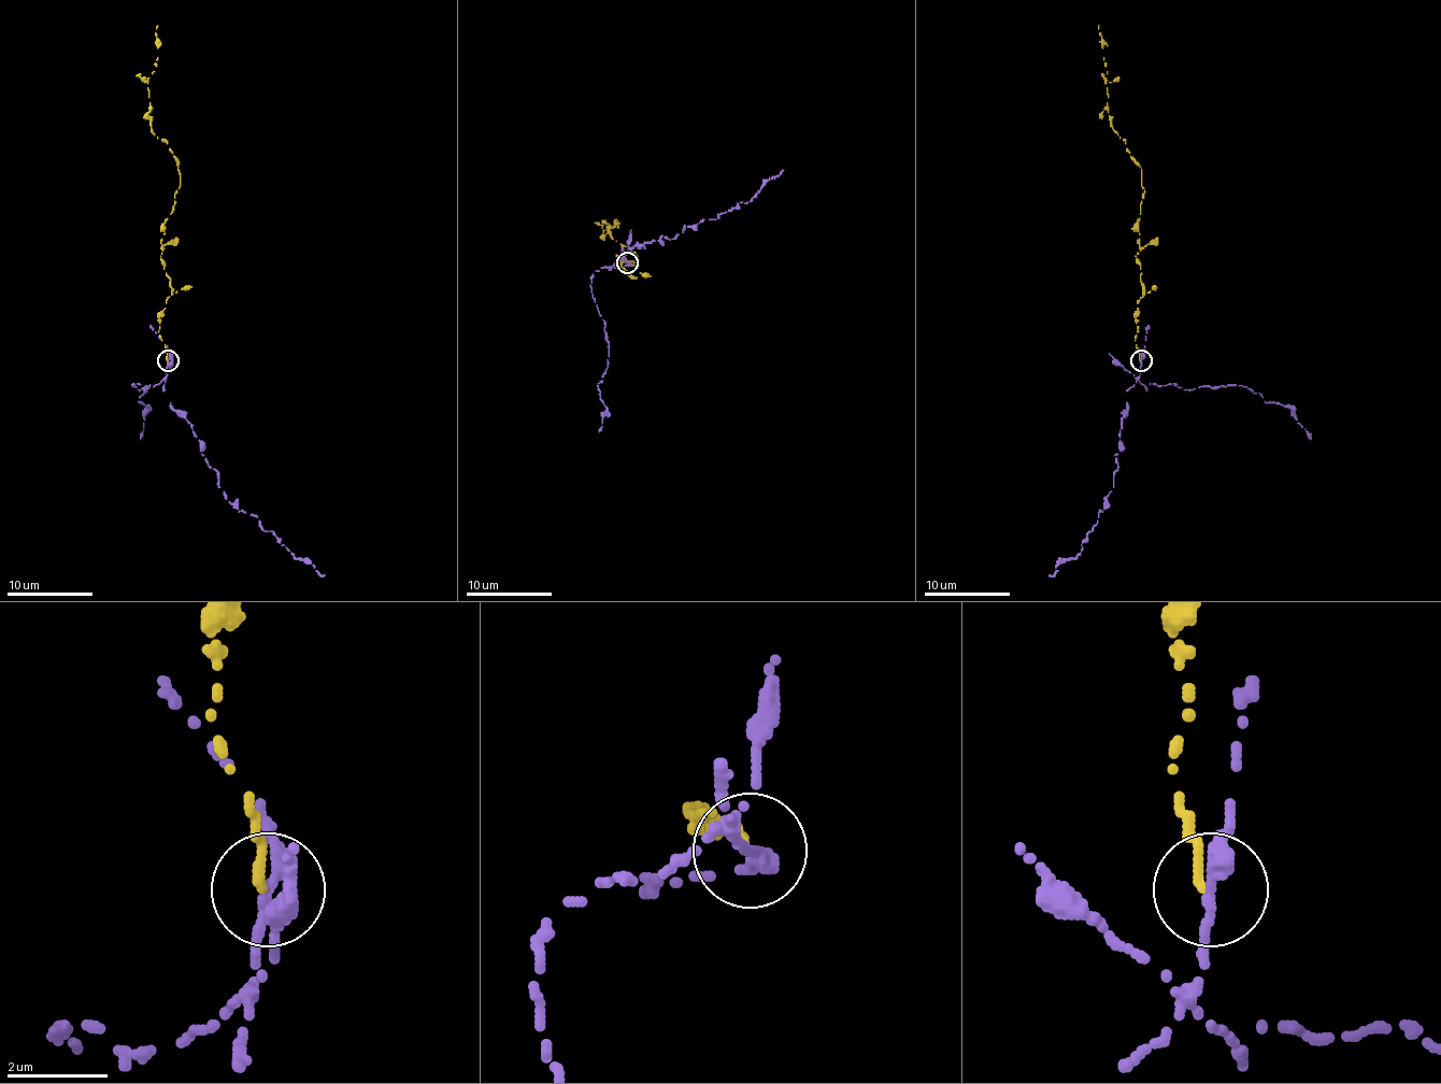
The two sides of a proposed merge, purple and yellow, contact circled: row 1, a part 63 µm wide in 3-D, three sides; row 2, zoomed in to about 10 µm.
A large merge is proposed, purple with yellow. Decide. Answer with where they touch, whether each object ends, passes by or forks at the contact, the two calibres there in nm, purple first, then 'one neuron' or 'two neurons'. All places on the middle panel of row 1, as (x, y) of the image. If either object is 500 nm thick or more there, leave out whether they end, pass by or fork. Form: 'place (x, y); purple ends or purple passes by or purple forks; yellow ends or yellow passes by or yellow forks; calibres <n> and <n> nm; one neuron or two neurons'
place (627, 262); purple passes by; yellow ends; calibres 280 and 180 nm; two neurons

